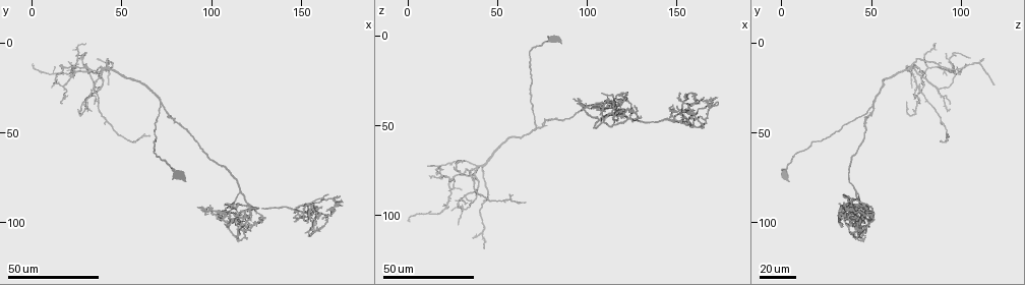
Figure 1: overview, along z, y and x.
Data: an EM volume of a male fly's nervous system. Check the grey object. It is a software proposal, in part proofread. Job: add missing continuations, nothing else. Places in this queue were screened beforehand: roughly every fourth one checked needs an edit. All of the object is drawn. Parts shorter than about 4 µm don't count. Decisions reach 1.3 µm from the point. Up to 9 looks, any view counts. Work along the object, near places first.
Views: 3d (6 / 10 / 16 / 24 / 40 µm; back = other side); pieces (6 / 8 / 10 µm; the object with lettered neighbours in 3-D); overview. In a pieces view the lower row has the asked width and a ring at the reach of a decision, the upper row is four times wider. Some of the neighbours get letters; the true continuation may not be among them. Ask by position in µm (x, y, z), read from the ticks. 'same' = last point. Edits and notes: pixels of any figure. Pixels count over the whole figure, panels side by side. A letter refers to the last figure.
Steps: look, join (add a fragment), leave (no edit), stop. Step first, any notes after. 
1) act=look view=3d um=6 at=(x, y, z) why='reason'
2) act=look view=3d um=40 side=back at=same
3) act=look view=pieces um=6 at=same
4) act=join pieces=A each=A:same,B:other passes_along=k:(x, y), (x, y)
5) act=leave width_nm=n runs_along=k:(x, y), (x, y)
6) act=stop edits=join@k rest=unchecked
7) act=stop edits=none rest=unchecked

act=look view=3d um=24 at=(125, 100, 39) why='free end'

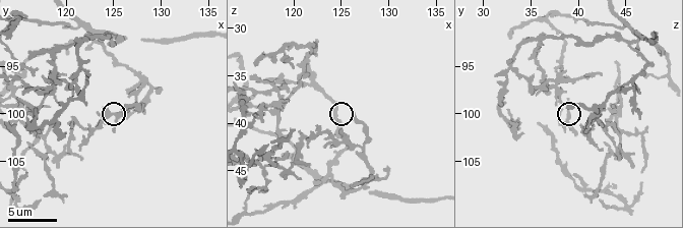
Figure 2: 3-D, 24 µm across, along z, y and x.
act=look view=pieces um=6 at=(126.4, 99.4, 39.0)

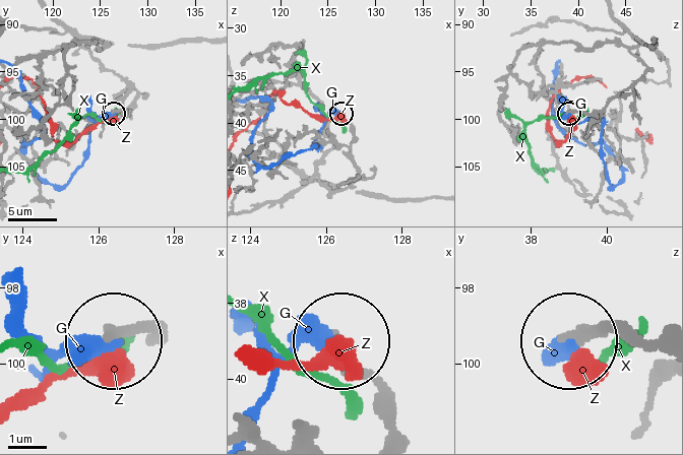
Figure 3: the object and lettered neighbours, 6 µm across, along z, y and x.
act=leave each=G:other,X:other,Z:other runs_along=3:(53, 16), (128, 84), (124, 114), (114, 114) found='no lettered fragment goes on from it'

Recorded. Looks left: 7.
act=look view=3d um=24 at=(156, 105, 39) why='free end'

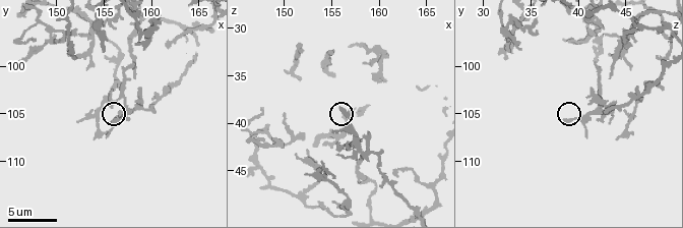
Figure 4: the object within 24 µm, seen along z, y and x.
act=look view=pieces um=6 at=(156.0, 106.0, 38.4) why='what lies round it'

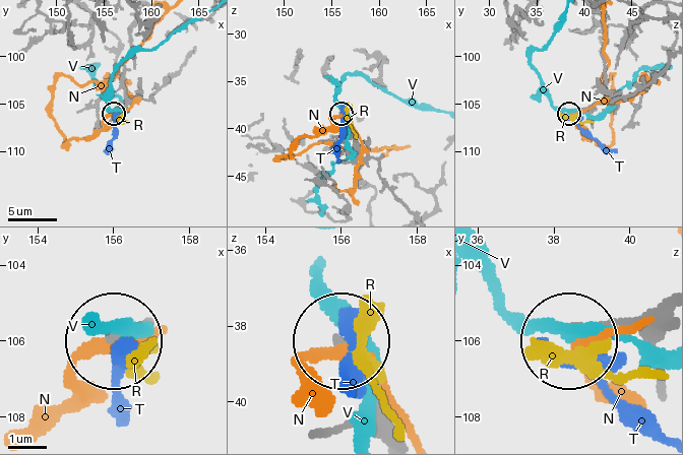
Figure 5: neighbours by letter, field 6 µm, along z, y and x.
act=leave width_nm=320 each=N:other,R:other,T:other,V:other runs_along=5:(657, 316), (598, 326), (572, 341) found='no lettered fragment goes on from it'

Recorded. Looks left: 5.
act=look view=pieces um=10 at=(152.2, 105.8, 45.4) why='an open end'

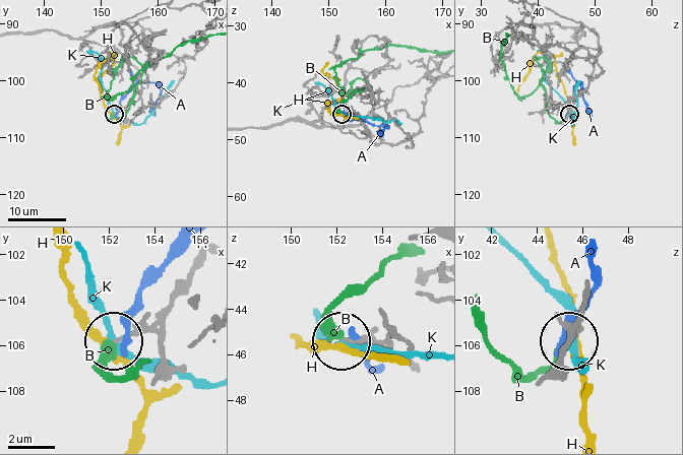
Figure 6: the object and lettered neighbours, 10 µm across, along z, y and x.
act=leave each=A:other,B:other,H:other,K:other runs_along=6:(209, 249), (180, 296), (157, 319), (118, 340) found='none of them fits'

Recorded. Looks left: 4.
act=look view=3d um=24 at=(173, 90, 34) why='tapers out'

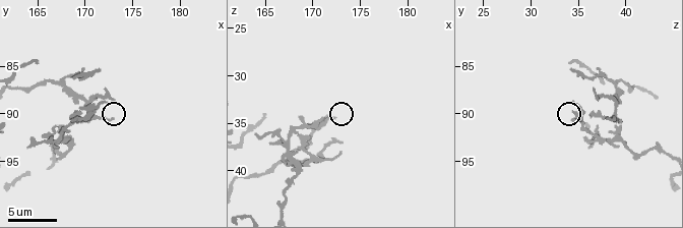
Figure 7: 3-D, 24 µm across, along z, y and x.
act=look view=pieces um=8 at=(172.4, 88.6, 34.4) why='see the neighbours'

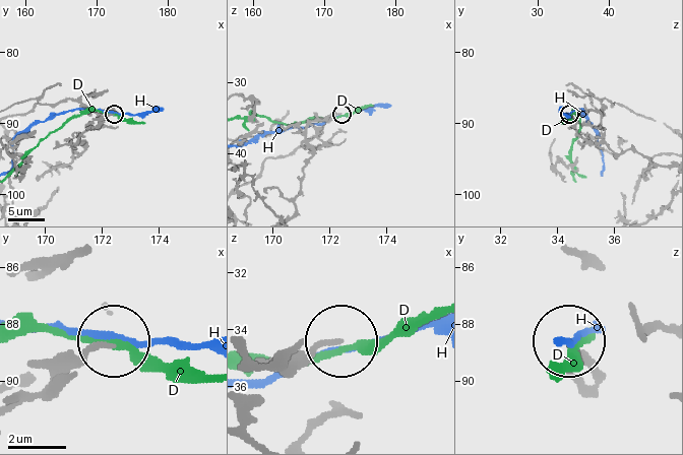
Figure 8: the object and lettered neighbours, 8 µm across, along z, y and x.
act=leave each=D:other,H:other runs_along=8:(272, 367), (302, 363), (335, 338) found='no lettered fragment goes on from it'

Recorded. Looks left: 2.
act=stop edits=none rest=unchecked

